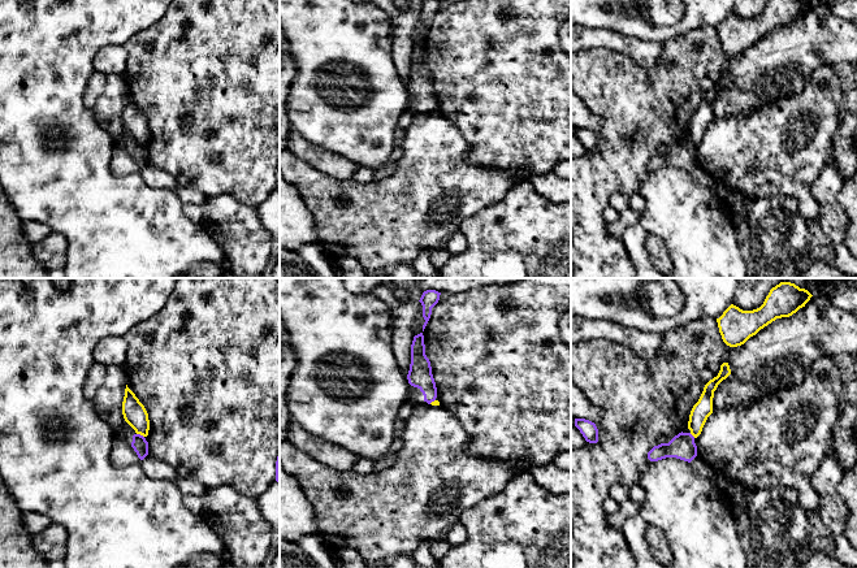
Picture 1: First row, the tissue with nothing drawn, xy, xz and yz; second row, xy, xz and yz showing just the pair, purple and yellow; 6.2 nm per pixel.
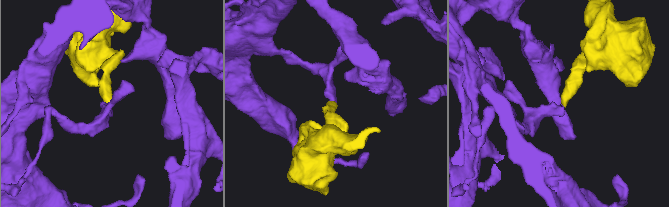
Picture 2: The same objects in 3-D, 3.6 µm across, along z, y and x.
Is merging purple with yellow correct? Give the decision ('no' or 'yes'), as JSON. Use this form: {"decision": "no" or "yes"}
{"decision": "yes"}

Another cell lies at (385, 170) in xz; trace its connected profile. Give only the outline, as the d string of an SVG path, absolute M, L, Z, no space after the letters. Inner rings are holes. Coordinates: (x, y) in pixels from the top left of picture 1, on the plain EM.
M388 161L386 164L378 166L376 170L373 170L375 179L381 181L390 177L394 172L394 168L395 165L391 161Z

